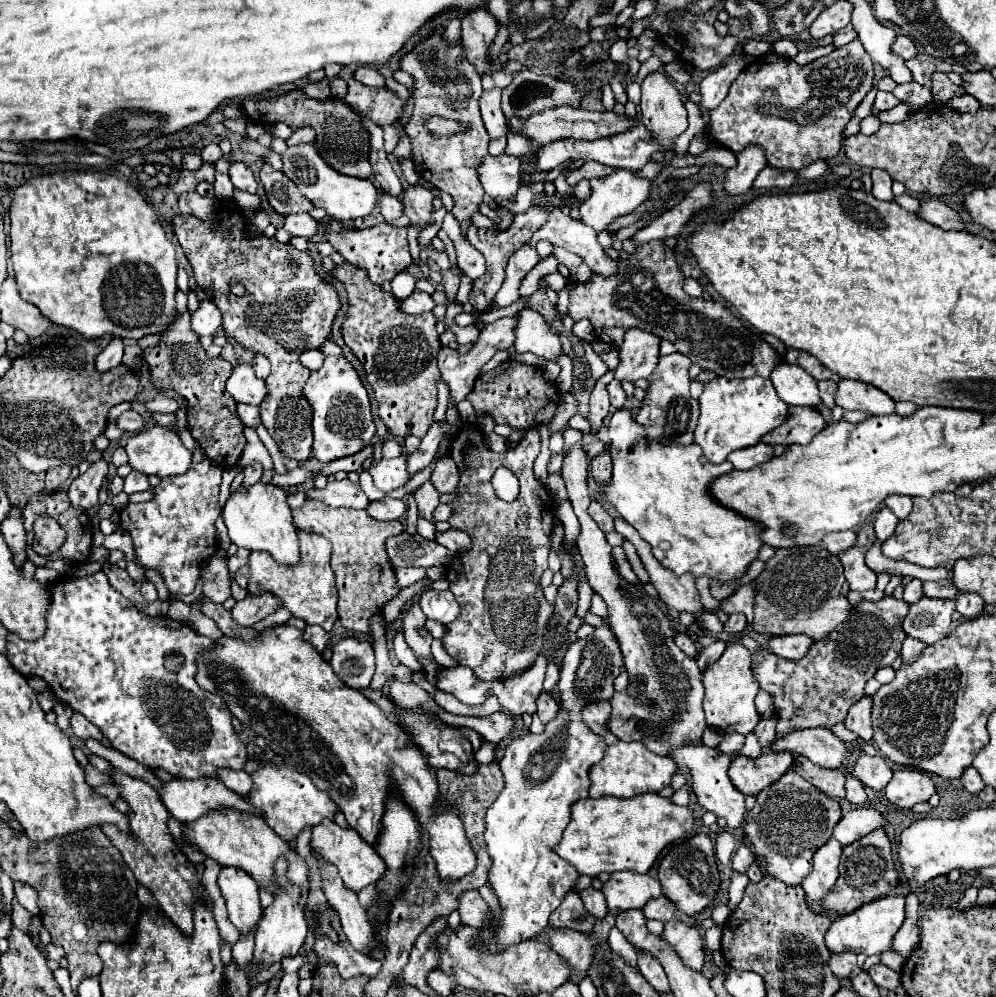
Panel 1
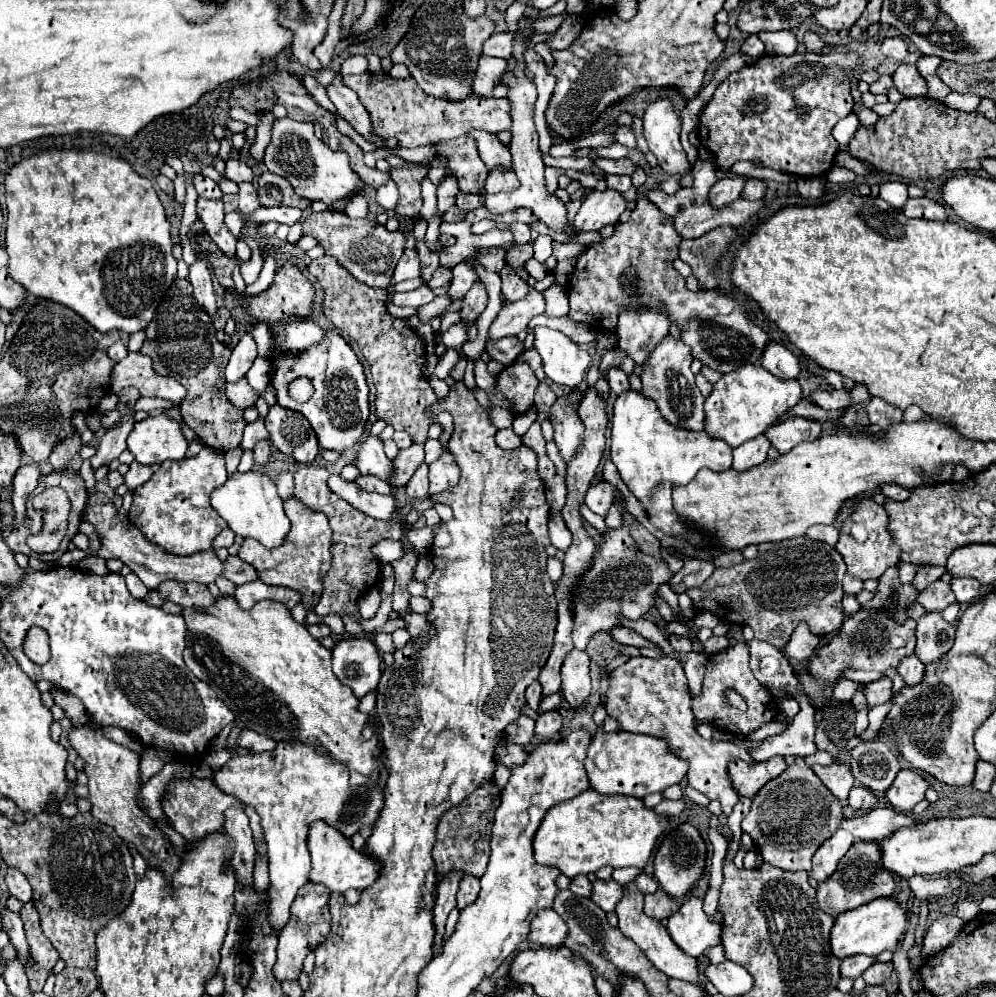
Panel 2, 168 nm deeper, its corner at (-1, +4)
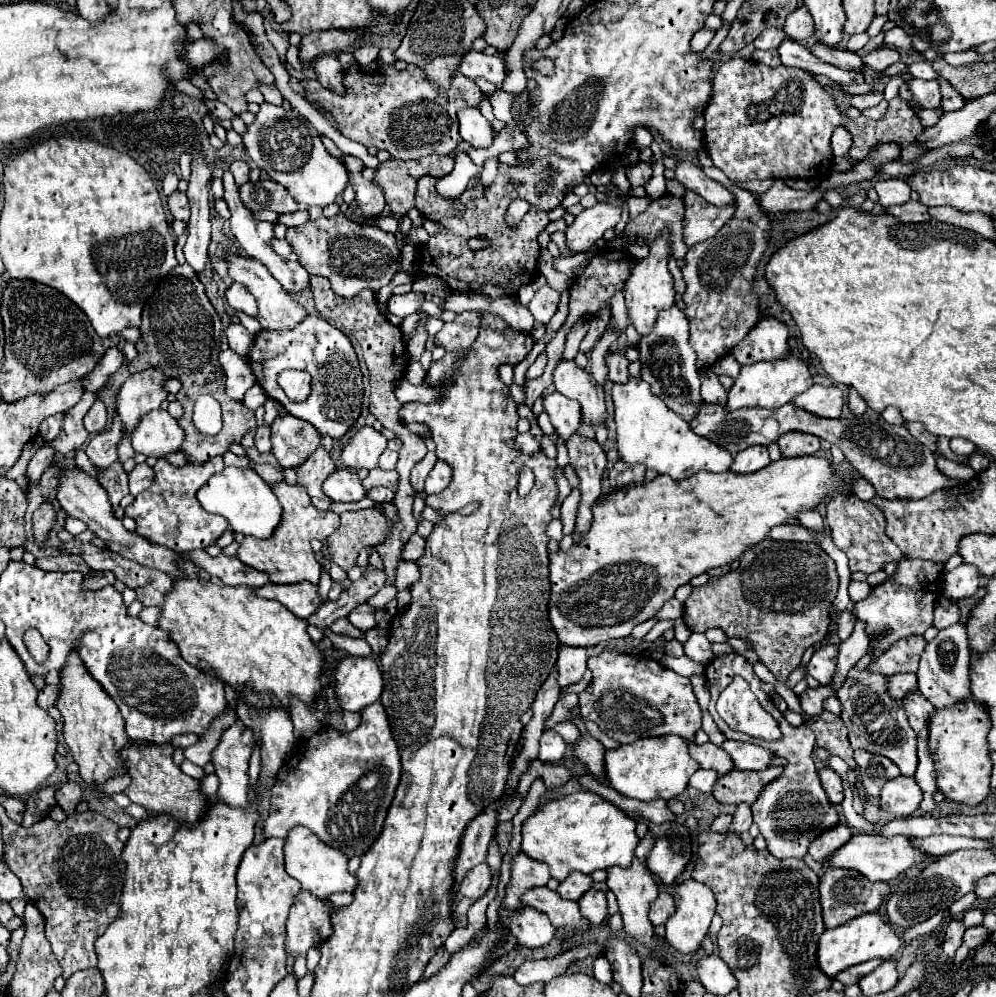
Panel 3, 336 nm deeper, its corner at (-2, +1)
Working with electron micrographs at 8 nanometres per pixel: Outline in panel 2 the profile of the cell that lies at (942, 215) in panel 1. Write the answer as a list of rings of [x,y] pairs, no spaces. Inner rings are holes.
[[[908,198],[902,206],[904,216],[924,218],[924,220],[946,220],[946,210],[942,204],[930,198]]]

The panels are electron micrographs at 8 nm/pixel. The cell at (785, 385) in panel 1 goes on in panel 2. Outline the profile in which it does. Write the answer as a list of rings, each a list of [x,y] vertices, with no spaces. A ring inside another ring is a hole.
[[[780,340],[768,342],[768,352],[762,356],[762,368],[780,378],[798,378],[800,374],[798,358]]]

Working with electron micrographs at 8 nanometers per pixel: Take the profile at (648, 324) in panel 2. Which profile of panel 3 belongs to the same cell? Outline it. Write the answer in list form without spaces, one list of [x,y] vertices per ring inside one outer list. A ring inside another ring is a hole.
[[[657,239],[657,243],[651,245],[651,253],[635,265],[633,275],[629,277],[629,283],[623,289],[629,321],[641,337],[649,335],[653,331],[659,311],[665,311],[665,309],[673,307],[673,303],[675,303],[675,289],[673,289],[673,277],[667,269],[667,255],[669,255],[667,239]]]

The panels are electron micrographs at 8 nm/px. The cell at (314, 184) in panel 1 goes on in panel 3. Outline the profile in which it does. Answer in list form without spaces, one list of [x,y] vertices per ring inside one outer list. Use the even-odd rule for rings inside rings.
[[[263,103],[255,123],[249,125],[247,133],[243,135],[243,145],[255,165],[263,169],[273,181],[281,183],[301,205],[325,207],[333,203],[347,185],[345,165],[327,153],[317,129],[303,117],[285,111],[283,107]]]

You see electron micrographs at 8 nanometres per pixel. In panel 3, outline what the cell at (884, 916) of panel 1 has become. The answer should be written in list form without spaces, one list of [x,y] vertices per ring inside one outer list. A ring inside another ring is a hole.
[[[875,911],[875,913],[865,913],[861,917],[849,919],[847,923],[843,923],[839,927],[827,929],[819,939],[817,961],[821,963],[821,969],[825,971],[825,975],[835,977],[839,971],[843,971],[843,969],[847,969],[851,965],[869,961],[873,957],[891,959],[899,951],[899,947],[901,947],[899,935],[893,931],[891,923],[885,921],[885,917]]]

